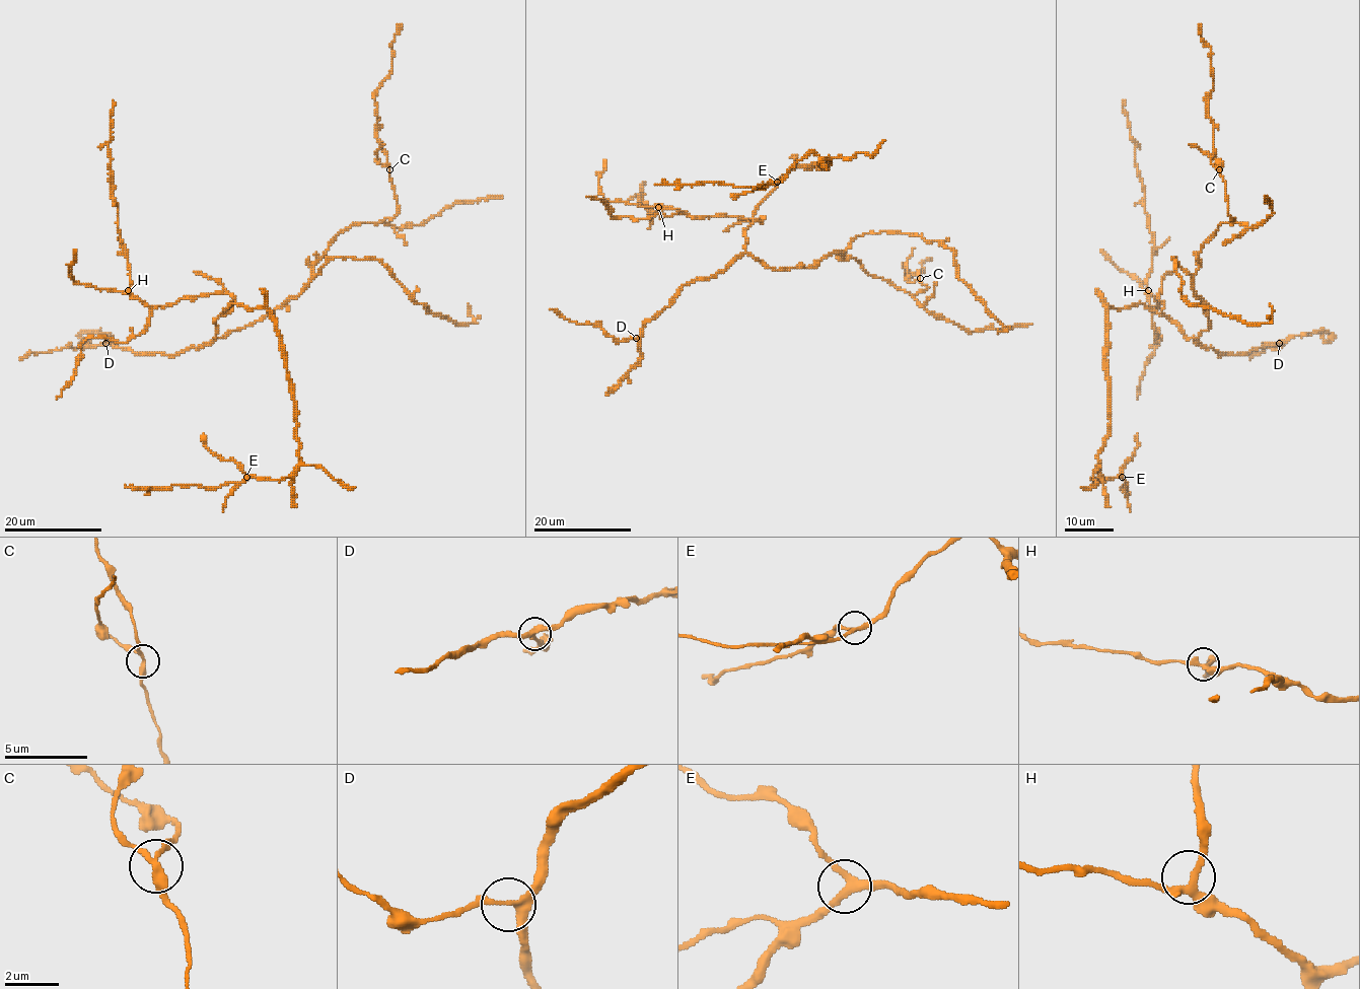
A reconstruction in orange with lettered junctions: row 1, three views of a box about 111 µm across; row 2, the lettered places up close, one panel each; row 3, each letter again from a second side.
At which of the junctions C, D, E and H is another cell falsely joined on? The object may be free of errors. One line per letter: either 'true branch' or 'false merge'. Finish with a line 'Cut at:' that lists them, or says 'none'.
C: true branch
D: true branch
E: true branch
H: true branch
Cut at: none

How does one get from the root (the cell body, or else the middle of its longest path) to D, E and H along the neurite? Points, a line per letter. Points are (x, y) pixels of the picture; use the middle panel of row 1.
D: (746, 248), (746, 252), (723, 271), (685, 284), (673, 300), (644, 325), (636, 338)
E: (746, 248), (744, 230), (755, 208), (777, 183), (796, 166), (826, 169), (829, 158), (808, 152), (777, 182)
H: (746, 248), (744, 230), (756, 220), (761, 223), (762, 218), (690, 217), (672, 208), (658, 207)

